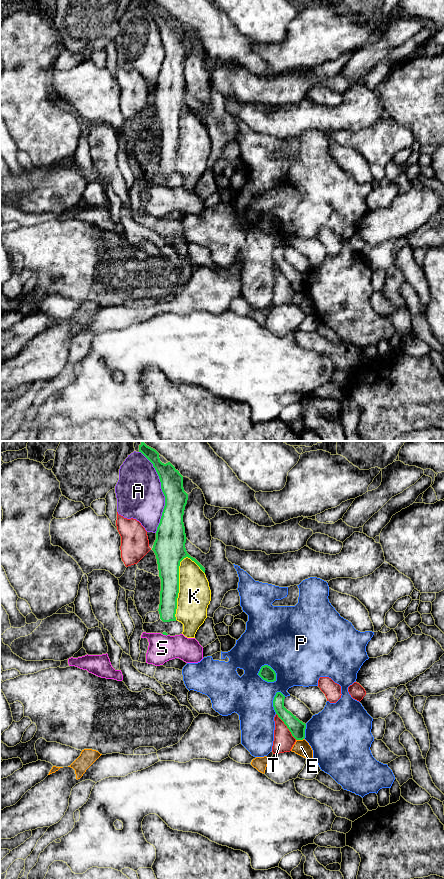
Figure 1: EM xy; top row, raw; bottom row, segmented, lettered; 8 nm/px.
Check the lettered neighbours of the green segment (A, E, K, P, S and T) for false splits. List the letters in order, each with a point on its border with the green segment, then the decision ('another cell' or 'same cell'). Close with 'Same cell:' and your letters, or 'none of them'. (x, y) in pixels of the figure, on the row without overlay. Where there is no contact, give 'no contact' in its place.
A: xy (162, 43) | another cell
E: xy (299, 291) | another cell
K: xy (178, 139) | another cell
P: xy (272, 221) | another cell
S: xy (165, 186) | another cell
T: xy (286, 277) | another cell
Same cell: none of them

